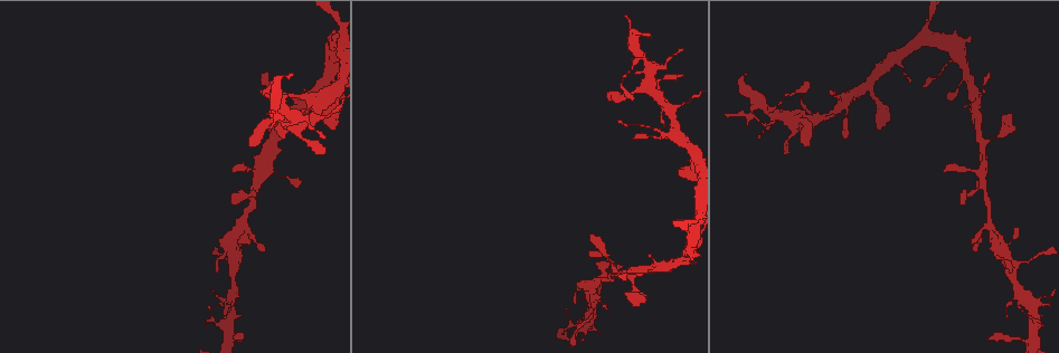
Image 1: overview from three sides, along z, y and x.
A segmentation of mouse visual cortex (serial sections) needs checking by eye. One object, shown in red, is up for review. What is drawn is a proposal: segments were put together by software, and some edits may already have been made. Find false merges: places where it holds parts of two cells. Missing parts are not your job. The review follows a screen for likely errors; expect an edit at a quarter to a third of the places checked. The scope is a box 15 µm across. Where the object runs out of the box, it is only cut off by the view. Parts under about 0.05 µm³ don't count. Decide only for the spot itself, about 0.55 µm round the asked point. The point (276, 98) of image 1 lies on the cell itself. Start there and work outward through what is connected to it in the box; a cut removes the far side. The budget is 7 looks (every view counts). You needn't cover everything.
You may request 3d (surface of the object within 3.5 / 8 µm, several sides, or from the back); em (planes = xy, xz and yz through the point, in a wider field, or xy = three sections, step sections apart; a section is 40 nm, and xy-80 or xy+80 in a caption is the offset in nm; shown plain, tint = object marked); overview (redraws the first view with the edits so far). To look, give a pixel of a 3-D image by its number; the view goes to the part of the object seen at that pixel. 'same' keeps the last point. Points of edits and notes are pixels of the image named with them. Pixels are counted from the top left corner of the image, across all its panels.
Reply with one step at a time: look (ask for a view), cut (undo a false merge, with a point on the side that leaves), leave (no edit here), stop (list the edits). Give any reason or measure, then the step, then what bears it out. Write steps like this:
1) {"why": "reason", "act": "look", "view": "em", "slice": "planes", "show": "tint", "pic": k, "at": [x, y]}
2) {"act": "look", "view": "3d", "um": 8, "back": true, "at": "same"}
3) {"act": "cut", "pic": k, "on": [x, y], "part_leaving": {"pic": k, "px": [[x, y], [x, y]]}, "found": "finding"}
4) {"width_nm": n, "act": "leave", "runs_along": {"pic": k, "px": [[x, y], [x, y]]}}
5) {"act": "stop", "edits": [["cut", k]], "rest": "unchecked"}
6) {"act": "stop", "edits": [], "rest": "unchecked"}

{"why": "thick turns thin", "act": "look", "view": "3d", "um": 3.5, "pic": 1, "at": [650, 66]}

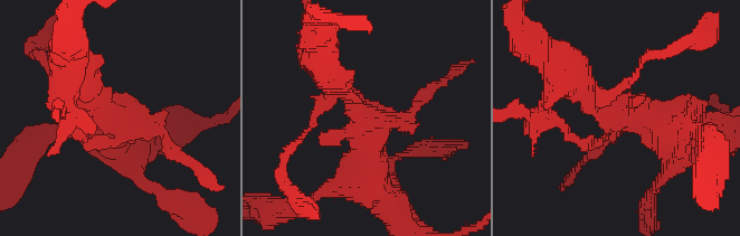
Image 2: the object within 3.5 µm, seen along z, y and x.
{"why": "shape alone is not enough", "act": "look", "view": "em", "slice": "xy", "step": 5, "show": "plain", "pic": 2, "at": [621, 114]}

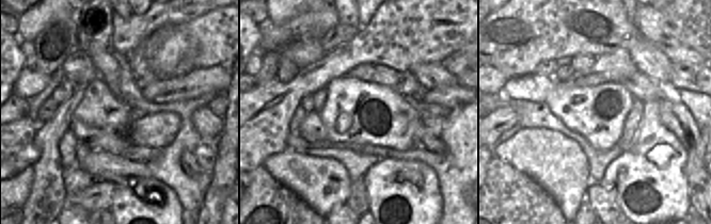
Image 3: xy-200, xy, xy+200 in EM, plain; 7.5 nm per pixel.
{"why": "with the object marked", "act": "look", "view": "em", "slice": "xy", "step": 5, "show": "tint", "at": "same"}

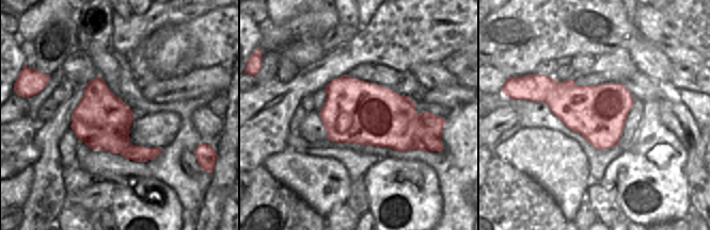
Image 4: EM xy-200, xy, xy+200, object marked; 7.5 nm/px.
{"act": "cut", "pic": 2, "on": [574, 139], "found": "a second cell is stuck on"}

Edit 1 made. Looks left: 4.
{"act": "look", "view": "overview"}

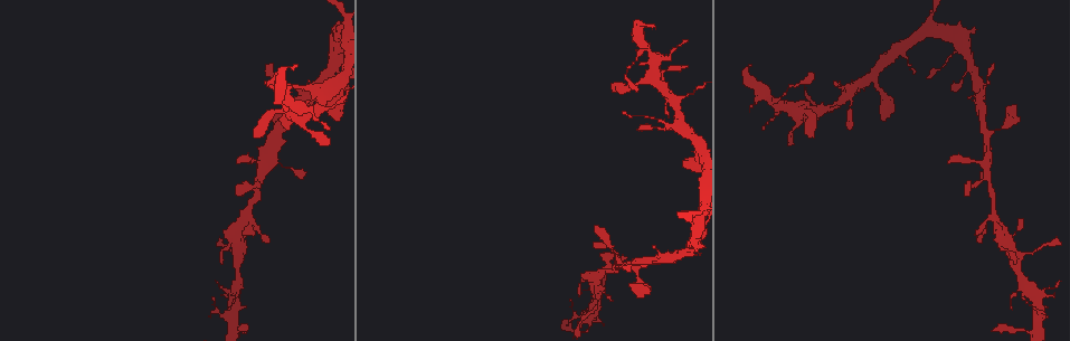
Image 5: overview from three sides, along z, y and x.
{"why": "thick turns thin", "act": "look", "view": "3d", "um": 3.5, "pic": 5, "at": [822, 109]}

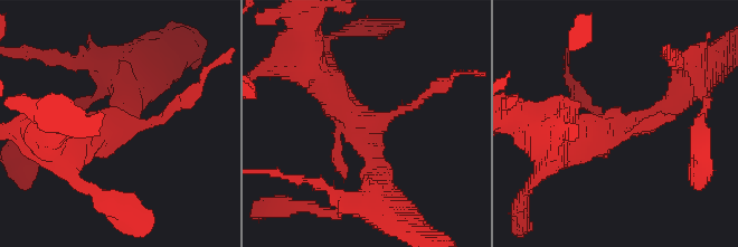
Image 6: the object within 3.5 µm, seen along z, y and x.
{"why": "shape alone is not enough", "act": "look", "view": "em", "slice": "xy", "step": 3, "show": "tint", "pic": 6, "at": [621, 126]}

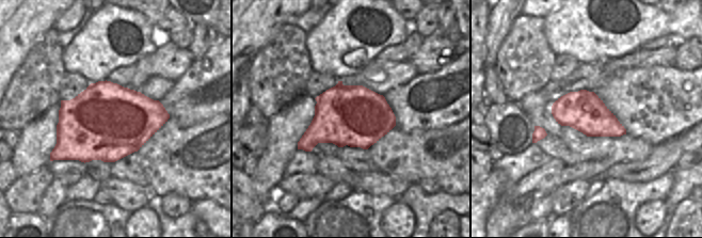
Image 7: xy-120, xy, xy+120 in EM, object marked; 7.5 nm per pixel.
{"act": "leave", "runs_along": {"pic": 6, "px": [[317, 76], [365, 127], [375, 187]]}, "found": "continuous, no second cell"}

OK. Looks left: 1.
{"act": "stop", "edits": [["cut", 2]], "rest": "unchecked"}

